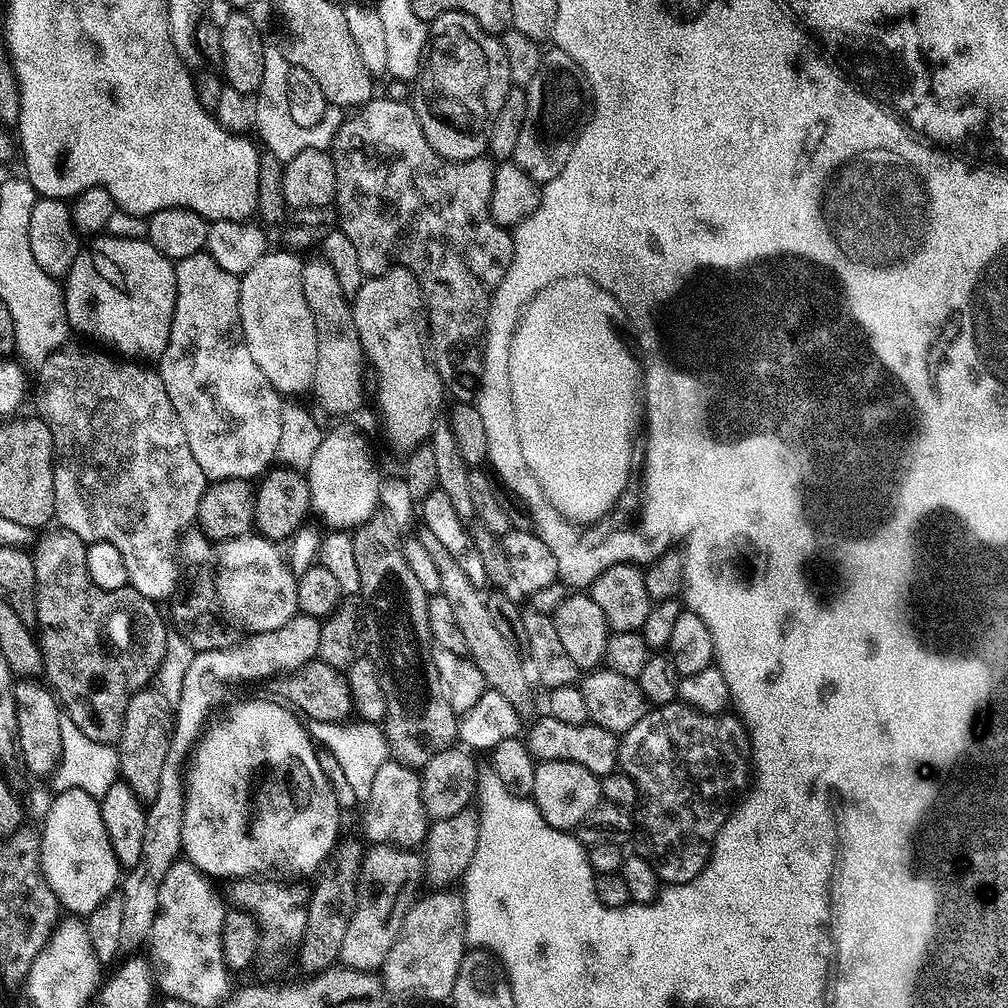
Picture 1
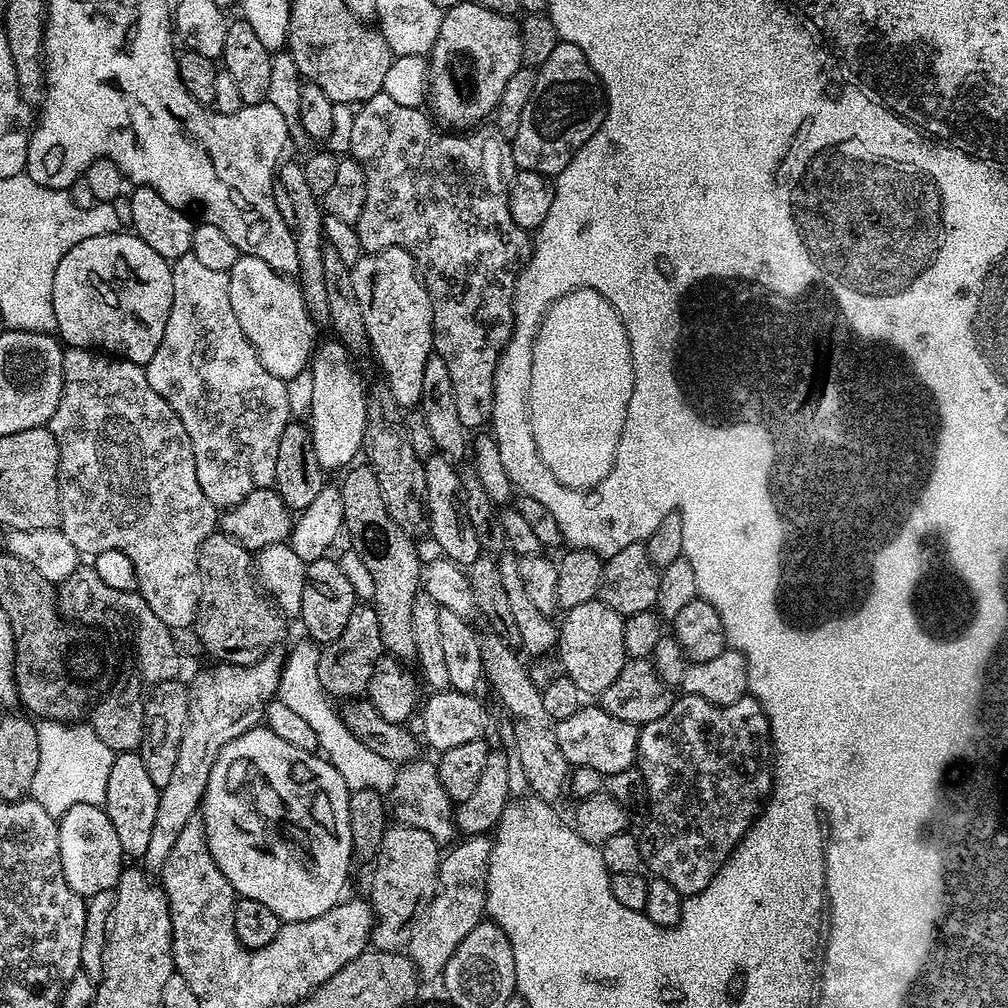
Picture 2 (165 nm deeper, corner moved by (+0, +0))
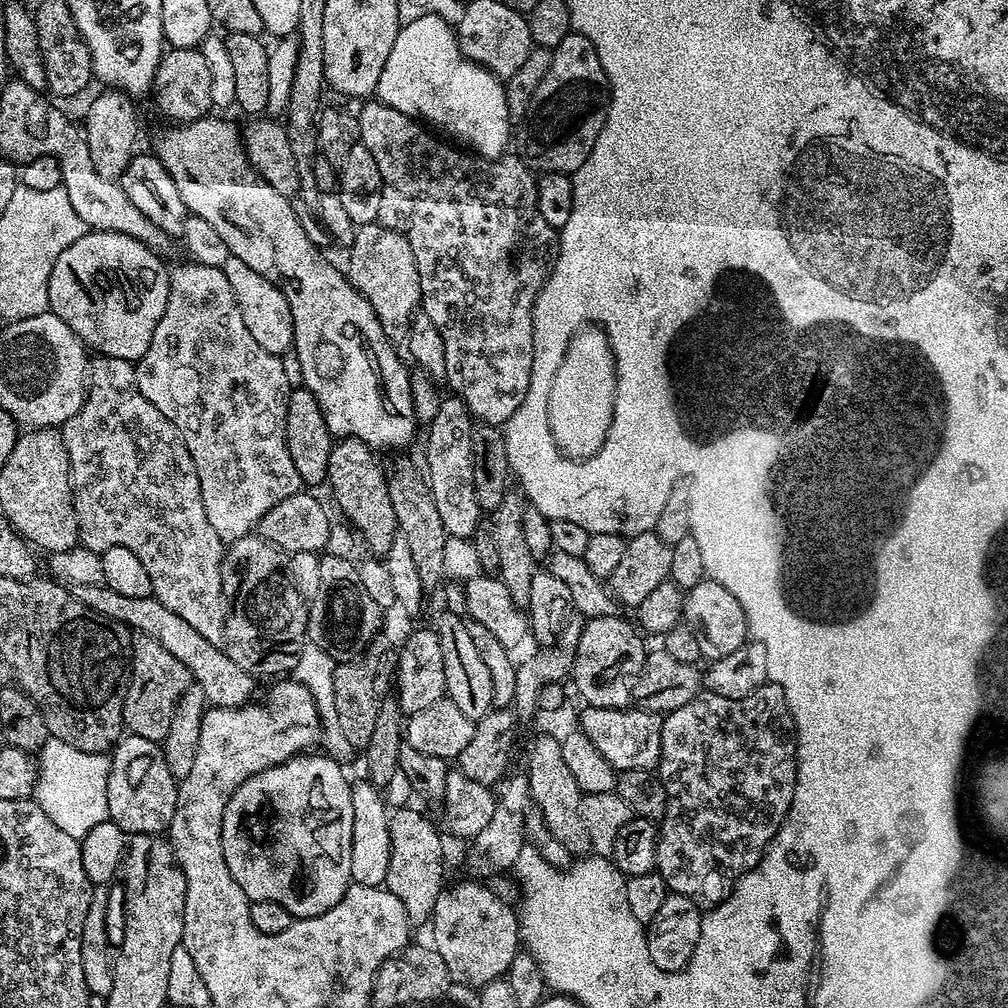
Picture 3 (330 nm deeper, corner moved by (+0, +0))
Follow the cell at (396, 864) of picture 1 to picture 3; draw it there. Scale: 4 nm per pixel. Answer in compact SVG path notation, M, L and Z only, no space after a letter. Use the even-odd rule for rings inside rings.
M400 808L388 817L388 833L390 834L390 862L384 875L383 887L387 888L402 906L406 906L406 914L413 925L431 921L432 911L438 902L441 892L446 887L444 881L444 840L440 837L441 829L431 824L416 808Z

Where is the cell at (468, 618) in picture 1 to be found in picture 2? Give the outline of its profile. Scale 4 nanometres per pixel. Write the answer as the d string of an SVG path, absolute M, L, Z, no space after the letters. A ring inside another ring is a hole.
M488 634L480 641L484 676L492 682L506 711L512 715L512 740L514 751L522 760L523 769L532 787L531 795L538 800L557 802L569 791L570 765L566 754L558 746L556 726L542 707L541 689L528 677L524 664L515 656L513 649L497 636Z

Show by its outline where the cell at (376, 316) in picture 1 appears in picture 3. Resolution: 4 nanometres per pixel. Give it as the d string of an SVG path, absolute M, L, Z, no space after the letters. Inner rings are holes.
M378 222L362 224L357 227L356 237L347 252L346 275L354 290L370 302L374 314L378 314L378 322L382 322L382 330L386 330L393 342L407 341L412 317L422 304L418 266L414 262L410 242L406 242L402 234Z

